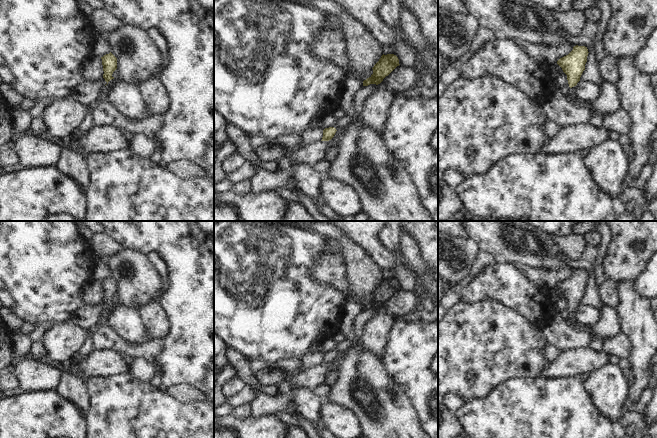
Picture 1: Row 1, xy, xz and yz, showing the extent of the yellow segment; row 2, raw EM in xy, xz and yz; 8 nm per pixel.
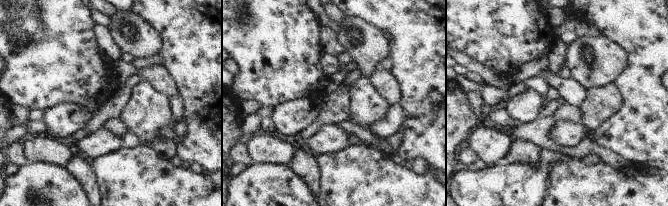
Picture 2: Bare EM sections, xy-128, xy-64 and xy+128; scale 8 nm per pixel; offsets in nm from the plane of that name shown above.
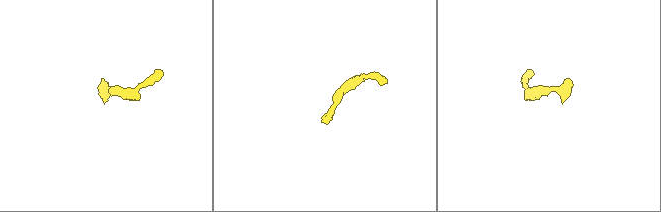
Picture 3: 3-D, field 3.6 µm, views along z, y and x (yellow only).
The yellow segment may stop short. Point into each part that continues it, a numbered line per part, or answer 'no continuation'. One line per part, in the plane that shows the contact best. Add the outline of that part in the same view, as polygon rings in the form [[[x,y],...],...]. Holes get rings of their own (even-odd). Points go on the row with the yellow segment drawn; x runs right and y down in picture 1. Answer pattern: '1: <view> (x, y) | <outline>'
1: xy (105, 89) | [[[115,77],[114,79],[110,80],[106,86],[103,87],[103,89],[102,89],[102,97],[104,97],[104,96],[107,94],[107,92],[108,92],[108,90],[109,90],[109,87],[110,87],[117,79],[118,79],[118,78]]]

